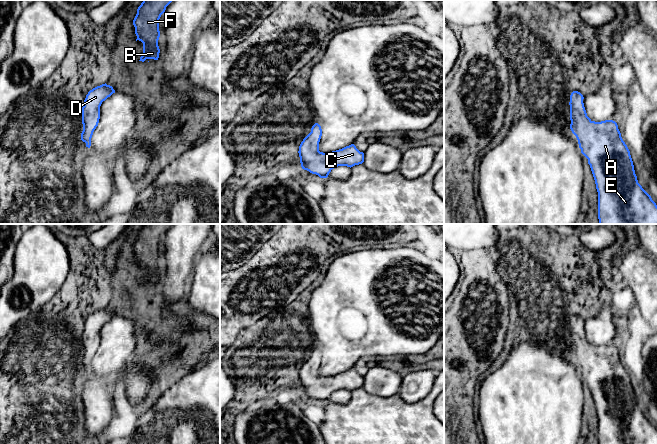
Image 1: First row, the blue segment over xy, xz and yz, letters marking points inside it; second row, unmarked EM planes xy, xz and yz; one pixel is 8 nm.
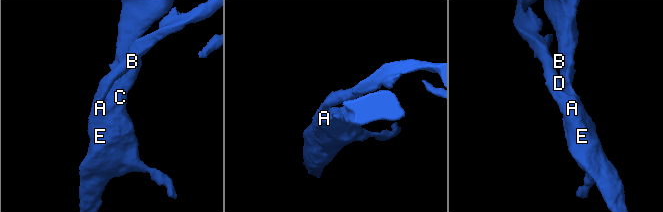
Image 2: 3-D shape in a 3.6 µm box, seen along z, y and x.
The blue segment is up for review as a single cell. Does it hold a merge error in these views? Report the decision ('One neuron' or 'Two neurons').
One neuron

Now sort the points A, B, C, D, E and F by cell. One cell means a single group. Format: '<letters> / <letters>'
A B C D E F

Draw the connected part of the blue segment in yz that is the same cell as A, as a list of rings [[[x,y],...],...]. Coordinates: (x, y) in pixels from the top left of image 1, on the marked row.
[[[573,91],[570,95],[570,129],[576,136],[581,153],[588,159],[598,192],[599,224],[657,224],[657,205],[638,183],[630,151],[613,120],[592,121],[586,113],[583,95]]]

